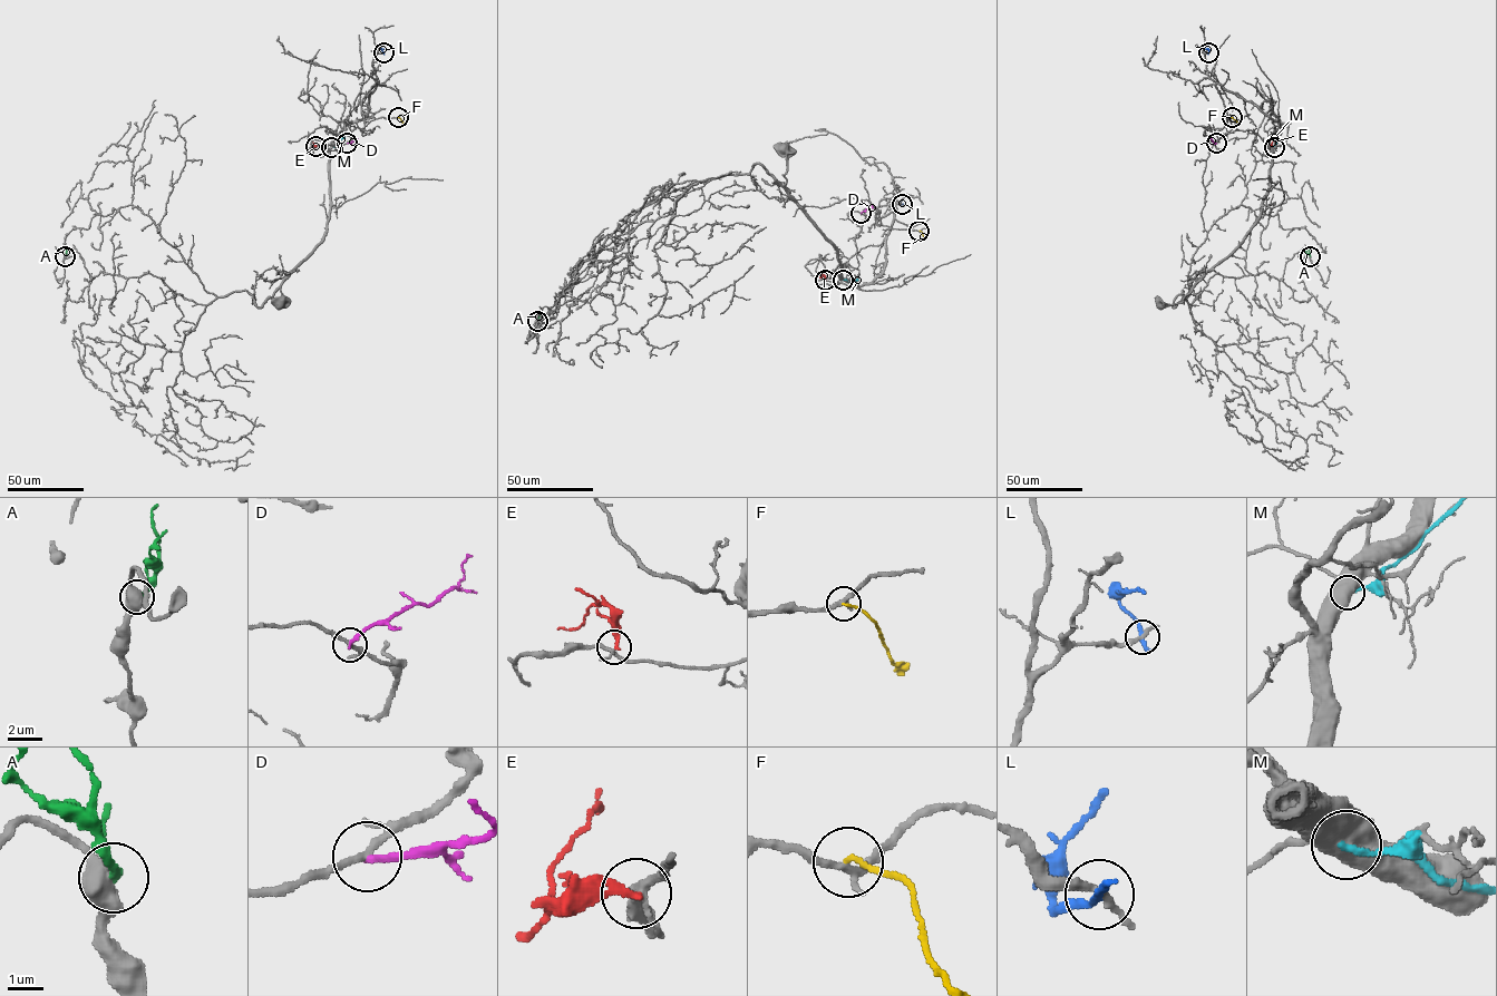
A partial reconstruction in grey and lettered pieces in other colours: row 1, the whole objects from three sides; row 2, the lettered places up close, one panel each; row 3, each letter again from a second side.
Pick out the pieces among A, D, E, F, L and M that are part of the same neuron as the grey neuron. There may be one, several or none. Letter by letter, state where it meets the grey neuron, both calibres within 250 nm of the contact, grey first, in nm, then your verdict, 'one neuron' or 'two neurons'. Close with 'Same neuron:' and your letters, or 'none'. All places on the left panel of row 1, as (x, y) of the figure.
A: (65, 256) | 550/240 nm | two neurons
D: (347, 143) | 200/220 nm | two neurons
E: (316, 146) | 200/260 nm | two neurons
F: (398, 117) | 200/130 nm | two neurons
L: (384, 52) | 240/280 nm | two neurons
M: (331, 147) | 750/190 nm | two neurons
Same neuron: none

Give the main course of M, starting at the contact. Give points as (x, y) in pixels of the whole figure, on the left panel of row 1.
M: (331, 147), (344, 136)

